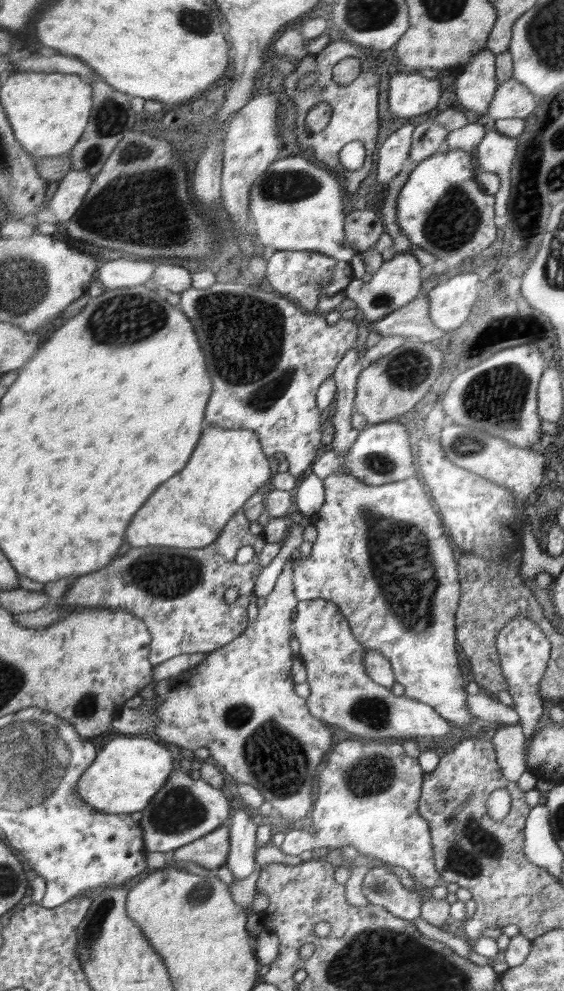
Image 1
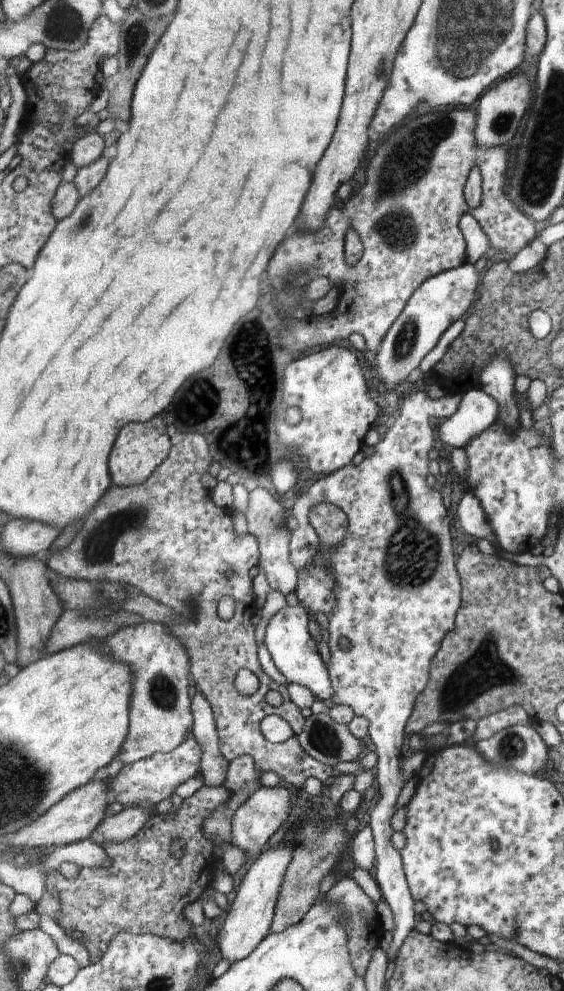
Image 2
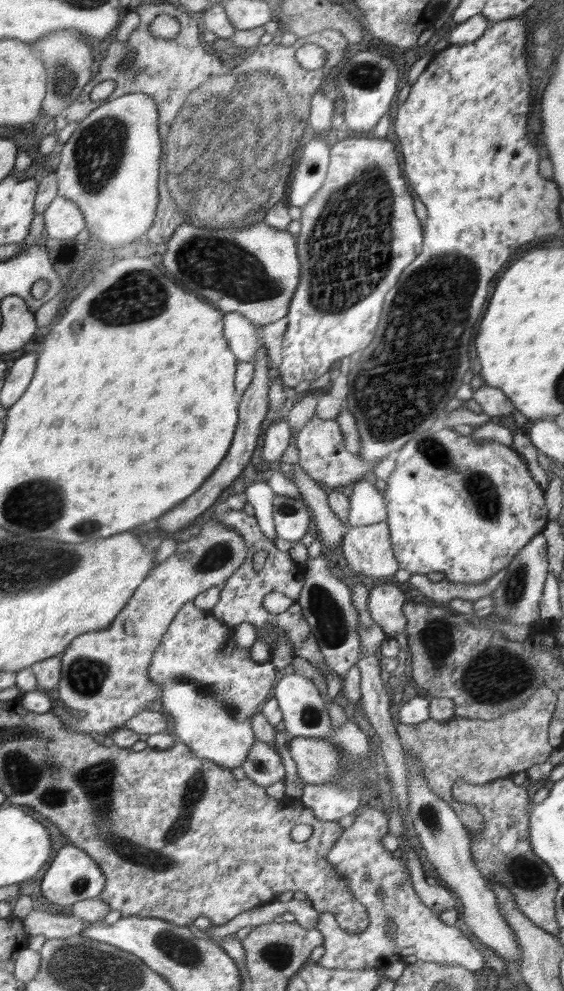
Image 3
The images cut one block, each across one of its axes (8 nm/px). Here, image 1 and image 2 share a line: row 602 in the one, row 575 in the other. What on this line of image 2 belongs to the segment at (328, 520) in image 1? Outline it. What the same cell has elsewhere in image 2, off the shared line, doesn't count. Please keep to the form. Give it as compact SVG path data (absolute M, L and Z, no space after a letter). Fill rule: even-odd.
M418 387L418 391L410 392L409 394L402 396L402 399L403 402L402 408L400 408L400 415L394 422L394 426L386 430L384 438L381 438L380 441L375 446L373 446L374 453L372 456L365 457L358 465L348 463L346 466L339 468L333 473L318 476L318 480L316 480L316 478L312 479L312 482L310 482L310 488L308 488L308 490L306 490L306 488L302 488L302 494L296 498L294 505L292 506L293 510L290 512L290 514L293 514L294 517L296 517L296 520L298 520L298 528L291 532L291 537L289 540L290 560L293 562L293 565L296 567L298 572L302 569L305 569L313 561L319 543L318 535L316 534L314 527L310 524L309 521L309 514L311 513L311 510L317 504L330 503L342 509L348 517L349 525L347 526L347 531L345 532L345 539L343 540L343 543L338 545L337 548L333 551L331 554L331 559L329 560L329 565L331 566L333 575L335 576L335 609L328 616L328 648L330 648L330 663L328 664L327 671L332 685L332 690L334 691L334 696L329 700L328 704L348 705L354 711L355 715L363 716L365 719L368 719L368 736L370 736L370 740L372 740L372 742L374 742L374 746L376 746L375 752L378 755L378 763L375 766L375 776L379 784L379 795L376 799L376 806L371 812L371 817L367 826L371 828L375 842L375 867L373 869L376 874L373 875L373 878L381 890L381 896L384 896L386 904L392 911L393 919L396 925L396 928L394 928L392 932L393 937L390 943L390 948L386 953L388 958L392 957L394 959L397 955L397 952L399 951L399 948L402 946L404 939L414 928L415 915L415 900L412 898L412 895L409 891L409 886L403 869L401 854L399 853L398 849L394 848L391 841L392 834L394 833L391 825L391 818L398 810L398 806L396 806L396 800L398 800L400 791L402 788L404 788L406 783L404 781L404 775L402 775L403 771L400 770L400 760L398 759L400 756L398 754L400 754L400 750L402 750L402 746L404 746L404 741L407 741L405 726L408 722L409 716L411 715L414 701L428 684L429 668L432 657L438 652L442 639L446 636L446 633L454 630L455 616L458 612L459 606L461 605L462 592L461 580L455 565L456 558L454 558L454 553L452 552L452 536L450 536L448 512L442 504L441 492L434 491L432 488L426 485L426 476L429 474L428 463L430 461L428 459L428 452L430 452L430 450L433 448L432 445L434 444L434 430L432 430L432 426L430 426L430 422L428 420L443 414L450 416L453 415L456 412L458 405L460 404L461 394L450 394L447 392L443 398L439 400L432 400L426 395L424 389ZM340 638L346 638L346 640L350 642L350 648L348 648L348 650L342 650L342 648L340 648Z

